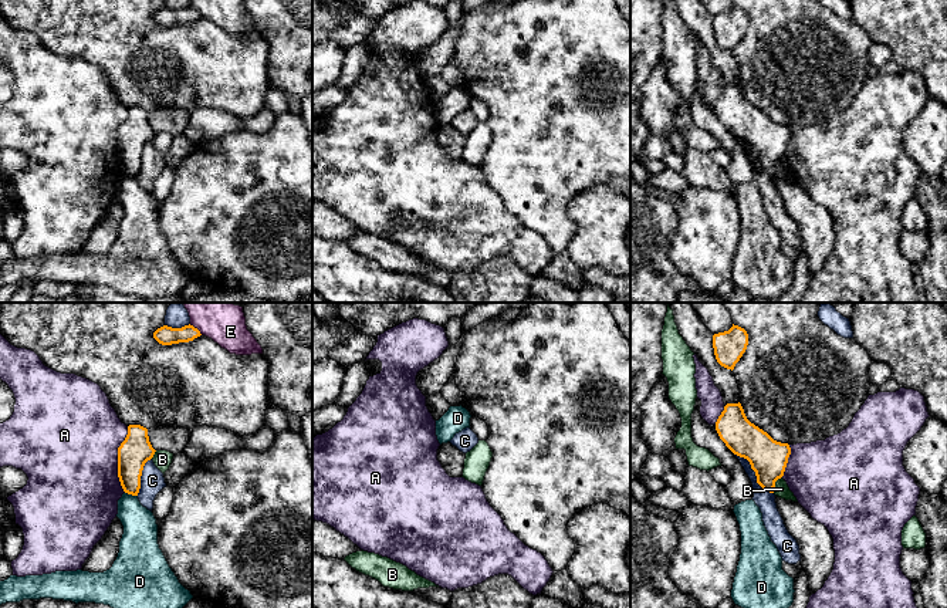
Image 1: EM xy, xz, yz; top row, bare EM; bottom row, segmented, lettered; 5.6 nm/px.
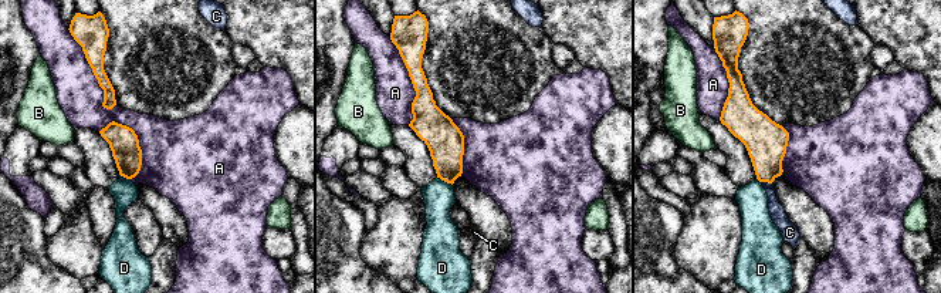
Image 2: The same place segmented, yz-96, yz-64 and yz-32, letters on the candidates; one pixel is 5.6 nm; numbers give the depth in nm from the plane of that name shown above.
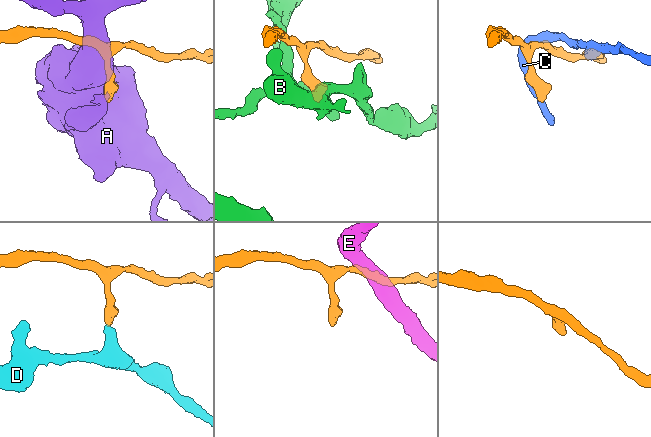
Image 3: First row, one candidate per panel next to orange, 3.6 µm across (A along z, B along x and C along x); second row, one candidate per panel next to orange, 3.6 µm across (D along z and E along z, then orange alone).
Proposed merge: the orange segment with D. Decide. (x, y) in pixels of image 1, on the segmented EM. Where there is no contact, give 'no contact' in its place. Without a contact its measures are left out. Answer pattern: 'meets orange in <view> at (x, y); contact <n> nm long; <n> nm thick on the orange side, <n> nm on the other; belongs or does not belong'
meets orange in xy at (131, 493); contact 80 nm long; 180 nm thick on the orange side, 190 nm on the other; does not belong

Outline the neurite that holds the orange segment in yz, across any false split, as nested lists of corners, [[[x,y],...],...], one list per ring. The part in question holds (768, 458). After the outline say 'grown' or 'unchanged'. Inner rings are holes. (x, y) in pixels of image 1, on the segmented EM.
[[[727,403],[716,422],[716,430],[726,446],[750,462],[757,483],[774,493],[775,482],[784,476],[791,447],[774,440],[751,423],[741,403]]] | unchanged

